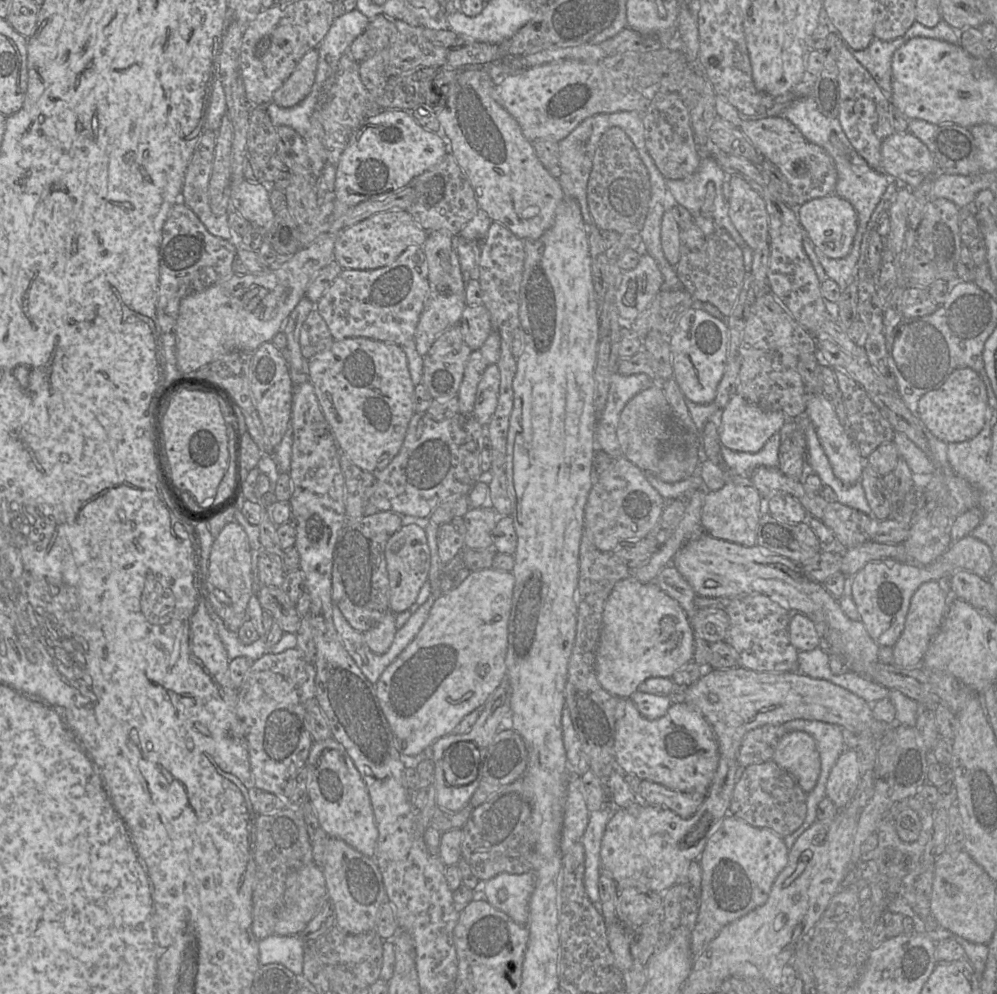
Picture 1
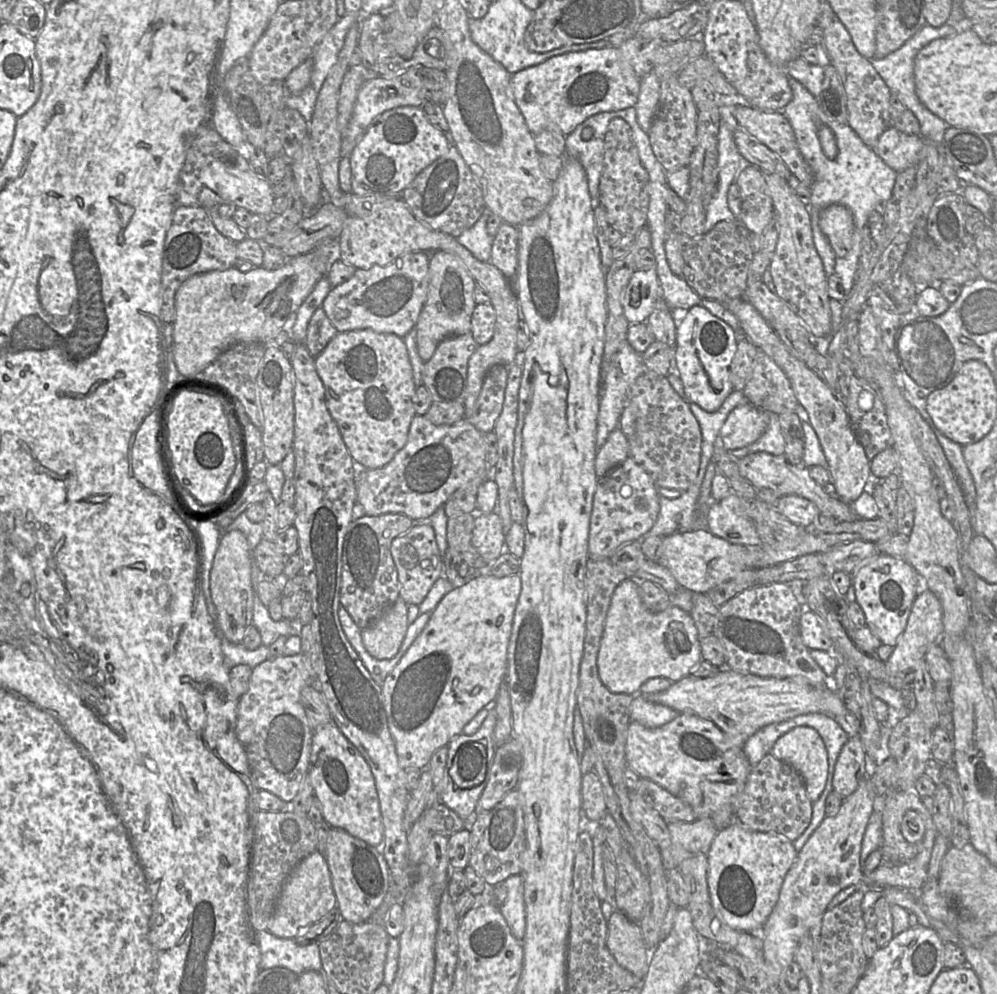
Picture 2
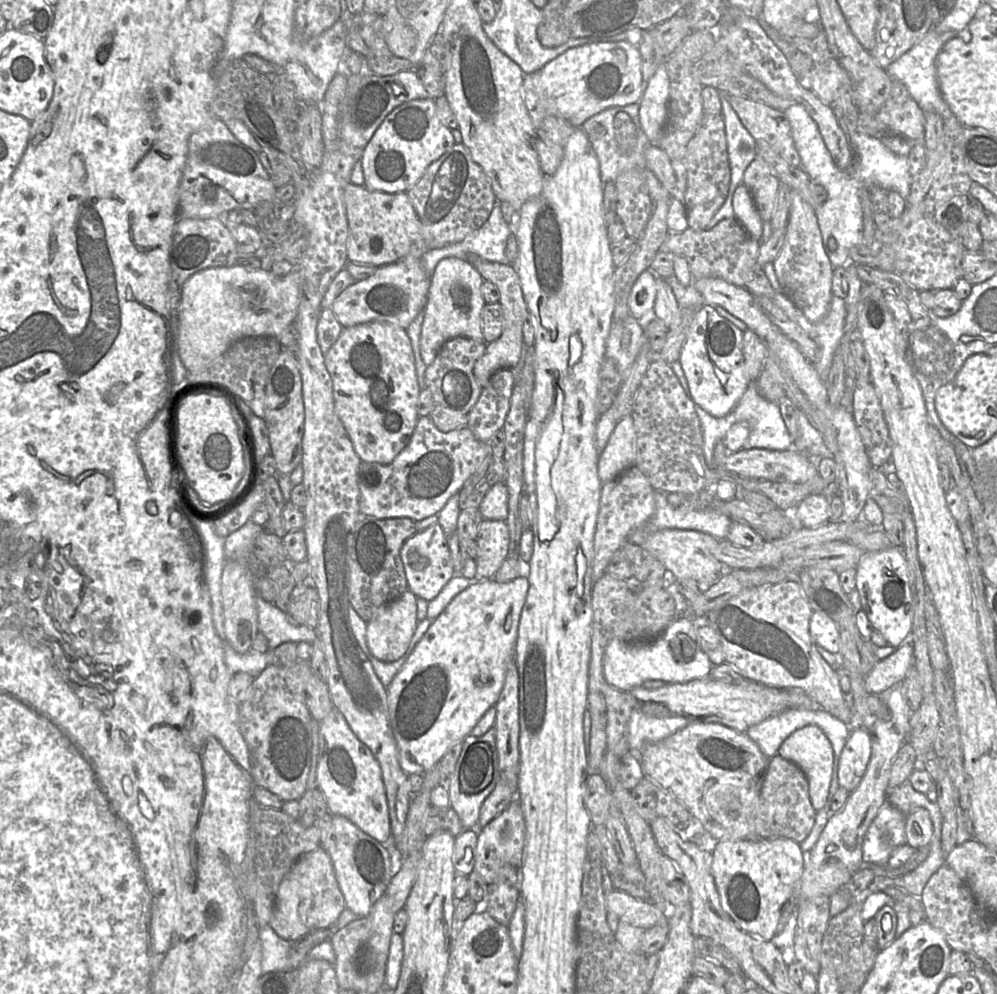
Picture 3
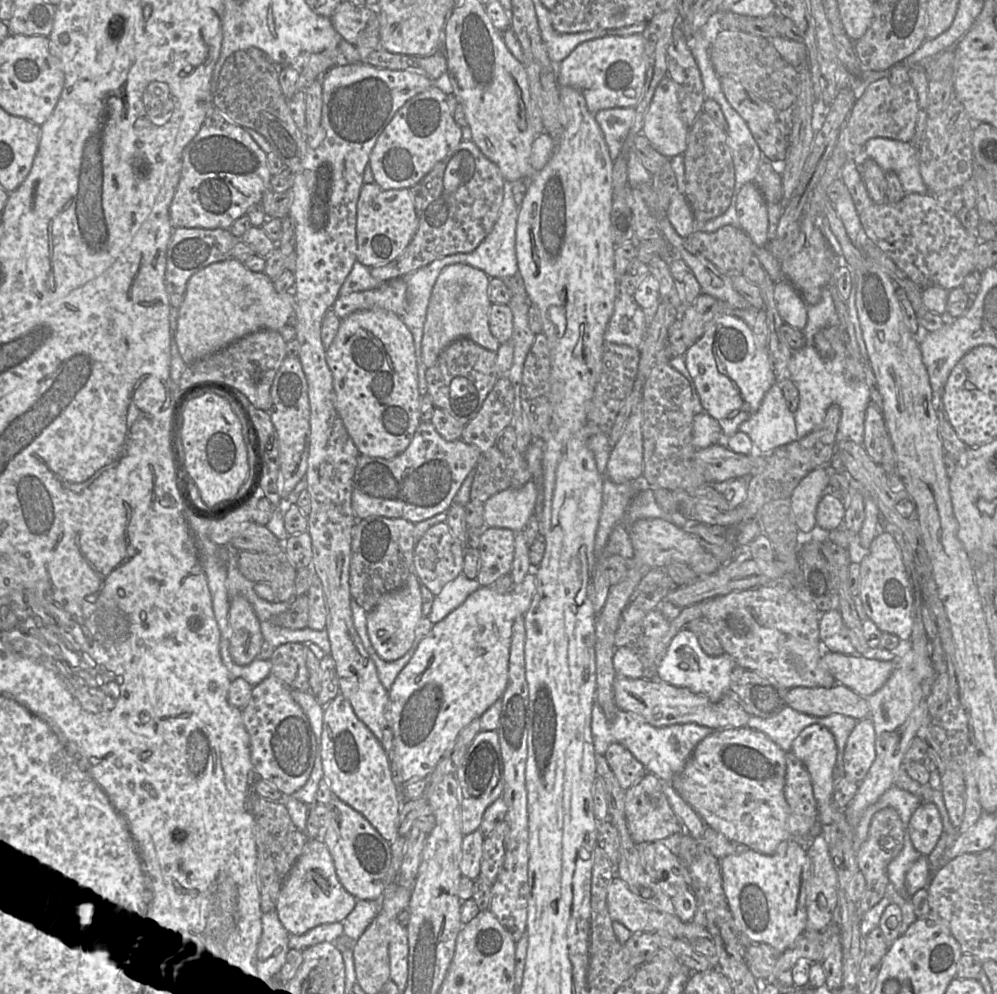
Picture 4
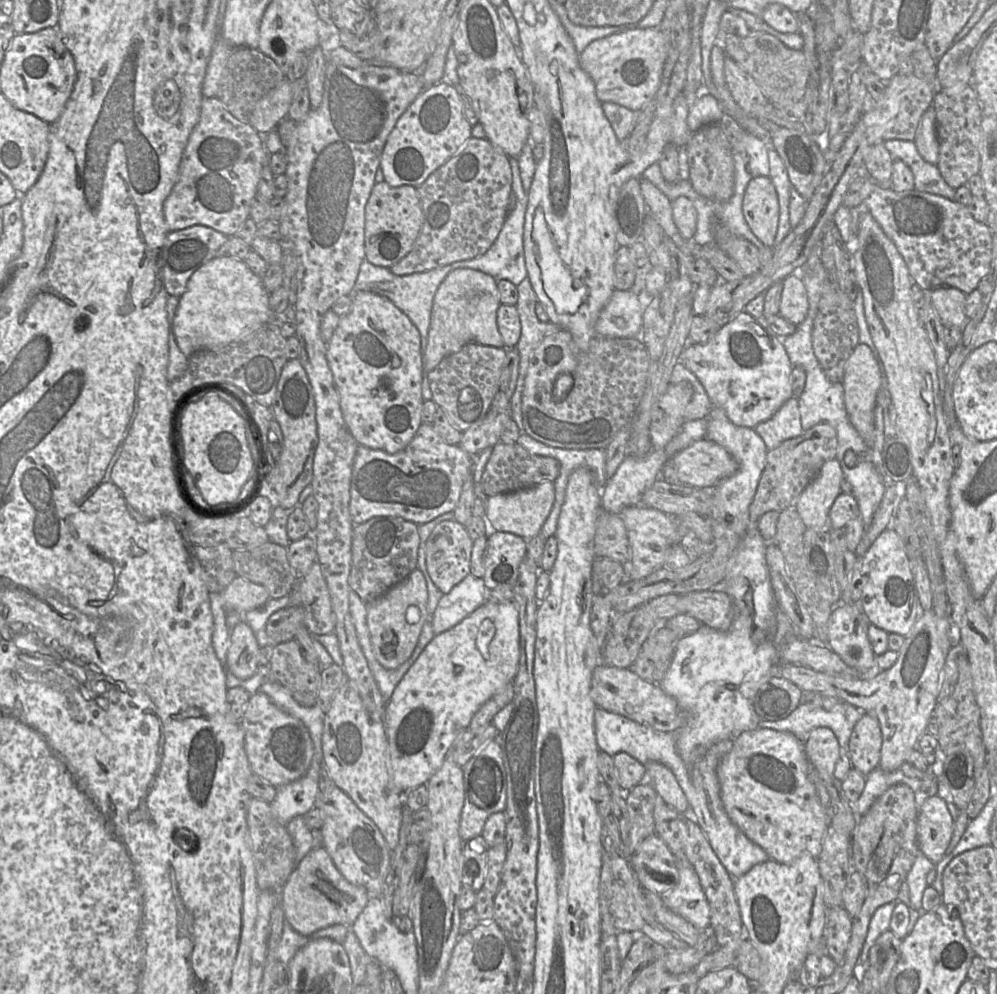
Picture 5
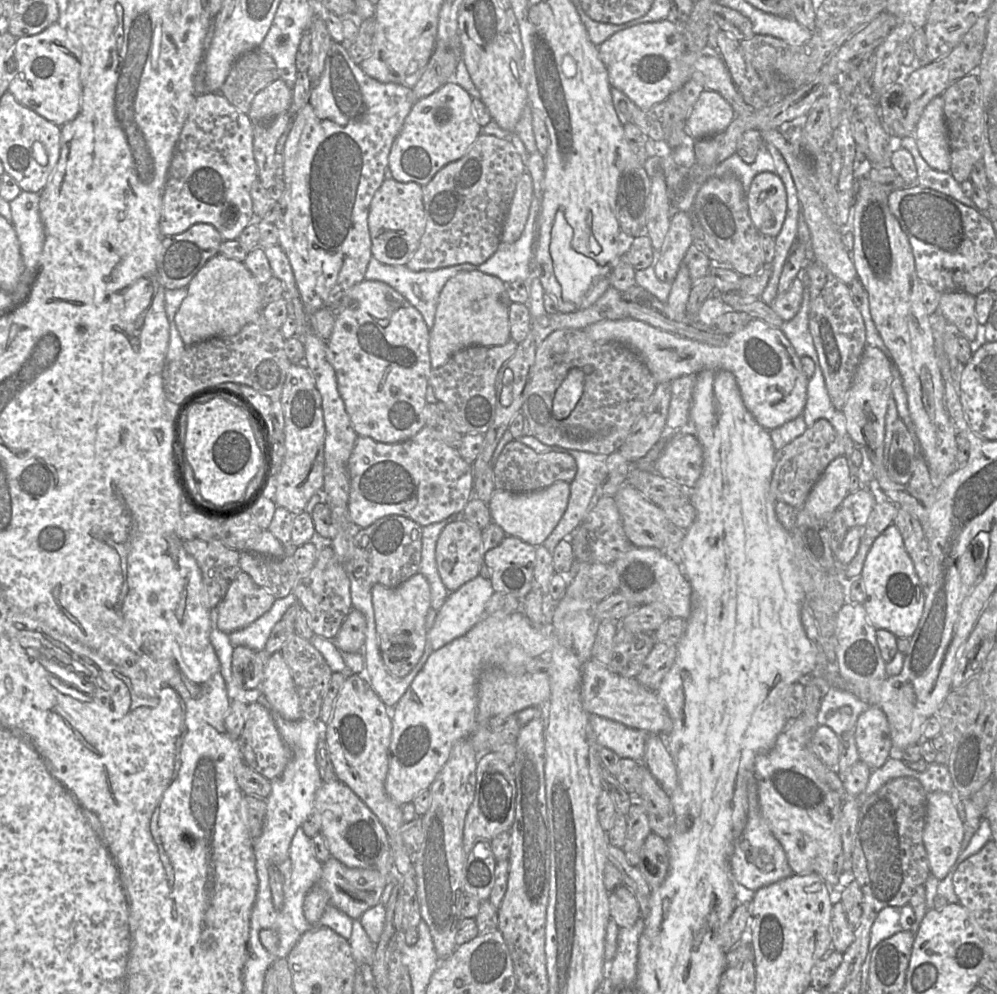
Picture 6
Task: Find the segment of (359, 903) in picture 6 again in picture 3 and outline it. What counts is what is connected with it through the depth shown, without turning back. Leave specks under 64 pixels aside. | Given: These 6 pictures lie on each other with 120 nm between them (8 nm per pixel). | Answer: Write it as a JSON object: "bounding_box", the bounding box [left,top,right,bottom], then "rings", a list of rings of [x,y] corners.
{"bounding_box":[269,847,346,942],"rings":[[[318,847],[301,856],[281,881],[269,925],[283,940],[293,942],[319,929],[329,929],[346,909],[331,859]]]}

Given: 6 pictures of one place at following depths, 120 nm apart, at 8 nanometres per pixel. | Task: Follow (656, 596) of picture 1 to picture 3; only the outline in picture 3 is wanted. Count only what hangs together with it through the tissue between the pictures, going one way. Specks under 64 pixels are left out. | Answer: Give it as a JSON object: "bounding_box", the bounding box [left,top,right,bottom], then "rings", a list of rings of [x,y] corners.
{"bounding_box":[603,615,713,692],"rings":[[[678,615],[656,638],[640,643],[612,639],[603,657],[603,676],[612,687],[630,692],[647,680],[684,683],[709,676],[713,664],[702,651],[697,635],[697,622],[689,615]]]}

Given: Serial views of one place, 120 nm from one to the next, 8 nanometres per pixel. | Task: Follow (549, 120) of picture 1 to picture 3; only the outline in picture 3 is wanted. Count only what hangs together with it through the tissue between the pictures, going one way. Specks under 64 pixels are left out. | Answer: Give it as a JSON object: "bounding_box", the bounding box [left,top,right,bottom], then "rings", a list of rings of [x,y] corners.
{"bounding_box":[523,41,641,129],"rings":[[[628,41],[590,43],[567,50],[537,72],[524,74],[523,99],[535,129],[549,115],[560,116],[577,128],[607,108],[637,103],[641,81],[636,45]]]}

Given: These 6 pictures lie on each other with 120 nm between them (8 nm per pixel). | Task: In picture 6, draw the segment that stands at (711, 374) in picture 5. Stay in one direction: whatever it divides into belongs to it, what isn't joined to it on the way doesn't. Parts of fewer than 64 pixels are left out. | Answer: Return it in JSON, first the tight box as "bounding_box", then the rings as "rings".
{"bounding_box":[584,318,809,430],"rings":[[[632,318],[622,320],[603,320],[584,329],[587,336],[598,343],[615,342],[633,350],[642,359],[657,384],[669,382],[688,375],[698,374],[703,370],[727,370],[735,376],[743,402],[756,421],[765,429],[772,430],[784,423],[803,415],[807,401],[807,386],[809,378],[803,371],[801,359],[796,354],[790,341],[779,328],[770,326],[758,319],[751,322],[742,330],[732,334],[723,346],[712,346],[685,337],[671,334],[654,328]]]}

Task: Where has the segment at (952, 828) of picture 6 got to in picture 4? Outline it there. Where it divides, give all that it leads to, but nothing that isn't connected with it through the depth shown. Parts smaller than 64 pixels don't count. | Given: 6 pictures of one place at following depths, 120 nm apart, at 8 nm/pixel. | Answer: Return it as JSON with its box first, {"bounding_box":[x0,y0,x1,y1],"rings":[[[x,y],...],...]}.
{"bounding_box":[908,802,943,856],"rings":[[[922,802],[912,814],[908,829],[915,849],[923,856],[928,856],[943,832],[937,806],[932,802]]]}

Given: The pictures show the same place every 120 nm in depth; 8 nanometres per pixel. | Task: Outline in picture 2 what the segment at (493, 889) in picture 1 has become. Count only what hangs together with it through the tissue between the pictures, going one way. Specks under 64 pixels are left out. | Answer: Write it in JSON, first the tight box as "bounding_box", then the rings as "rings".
{"bounding_box":[498,875,526,942],"rings":[[[512,875],[502,883],[507,889],[507,897],[498,906],[513,936],[522,942],[526,930],[524,903],[524,879],[522,875]]]}

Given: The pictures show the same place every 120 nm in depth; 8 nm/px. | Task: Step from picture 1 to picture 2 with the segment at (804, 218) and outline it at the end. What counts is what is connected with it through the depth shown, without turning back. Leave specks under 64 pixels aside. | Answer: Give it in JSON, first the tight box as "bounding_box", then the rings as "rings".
{"bounding_box":[819,204,854,258],"rings":[[[840,204],[825,207],[819,213],[819,228],[837,258],[844,257],[851,247],[854,233],[851,211]]]}

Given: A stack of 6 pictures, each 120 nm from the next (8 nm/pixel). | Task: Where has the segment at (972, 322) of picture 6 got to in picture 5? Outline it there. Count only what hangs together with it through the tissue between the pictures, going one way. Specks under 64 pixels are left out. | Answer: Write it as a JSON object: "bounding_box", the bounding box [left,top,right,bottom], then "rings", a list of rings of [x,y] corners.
{"bounding_box":[929,287,968,329],"rings":[[[951,287],[934,288],[929,292],[933,309],[944,326],[961,329],[968,318],[964,313],[966,294]]]}

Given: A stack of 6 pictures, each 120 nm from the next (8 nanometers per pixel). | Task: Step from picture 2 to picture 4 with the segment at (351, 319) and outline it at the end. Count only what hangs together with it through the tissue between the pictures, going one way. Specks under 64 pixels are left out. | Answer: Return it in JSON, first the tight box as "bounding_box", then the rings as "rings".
{"bounding_box":[332,278,407,320],"rings":[[[404,278],[382,283],[376,289],[338,296],[332,305],[341,320],[355,311],[374,308],[385,309],[402,317],[407,308],[407,285]]]}

